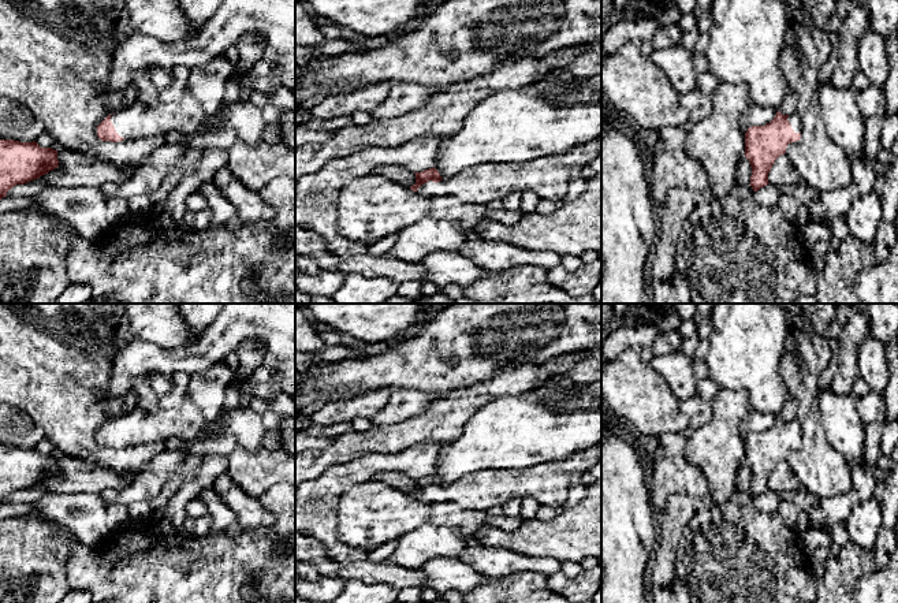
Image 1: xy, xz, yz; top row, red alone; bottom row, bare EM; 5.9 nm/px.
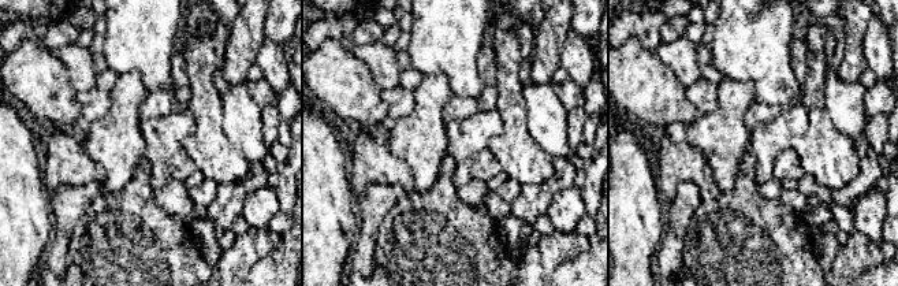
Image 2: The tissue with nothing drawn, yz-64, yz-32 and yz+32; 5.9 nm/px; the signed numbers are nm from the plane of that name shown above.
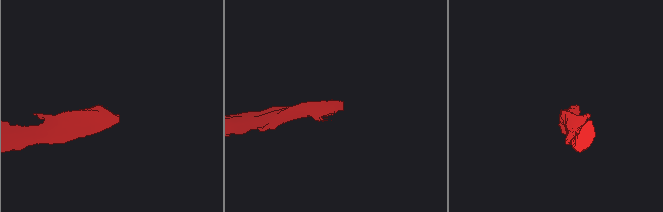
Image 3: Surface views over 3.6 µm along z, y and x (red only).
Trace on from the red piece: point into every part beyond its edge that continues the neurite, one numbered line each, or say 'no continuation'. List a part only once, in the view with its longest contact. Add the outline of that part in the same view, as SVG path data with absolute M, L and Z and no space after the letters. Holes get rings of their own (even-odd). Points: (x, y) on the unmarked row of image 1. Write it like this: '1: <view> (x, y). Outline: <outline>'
1: xz (548, 483). Outline: M601 440L564 459L541 462L530 468L493 468L469 473L437 490L429 487L417 495L424 502L455 502L462 507L487 510L514 498L533 498L540 505L560 506L571 484L601 462Z

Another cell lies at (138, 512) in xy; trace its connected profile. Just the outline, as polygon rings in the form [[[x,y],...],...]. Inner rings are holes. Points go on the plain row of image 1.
[[[134,502],[127,506],[128,520],[131,524],[152,524],[154,510],[150,507],[149,502]]]

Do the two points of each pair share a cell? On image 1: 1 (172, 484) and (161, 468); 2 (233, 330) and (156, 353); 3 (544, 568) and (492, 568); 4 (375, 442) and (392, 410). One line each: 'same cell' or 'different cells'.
1: different cells
2: same cell
3: same cell
4: different cells

